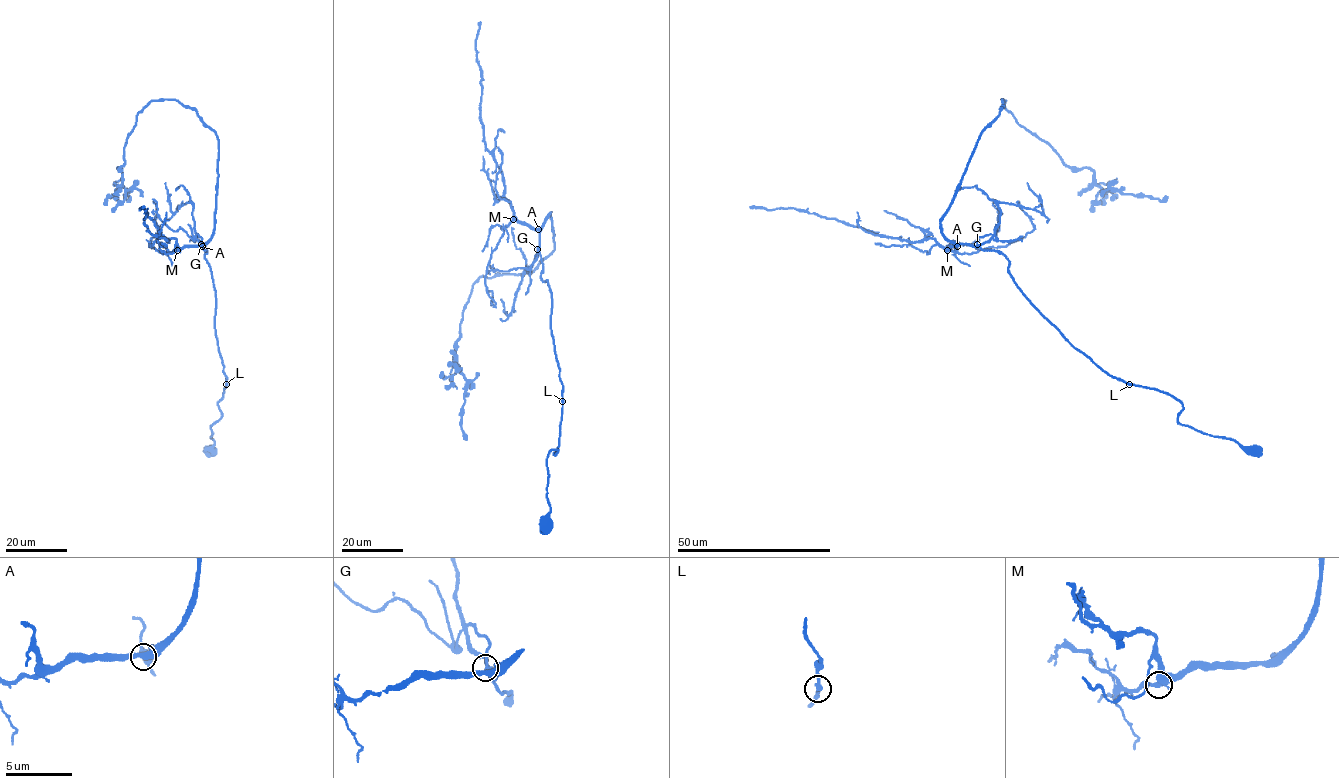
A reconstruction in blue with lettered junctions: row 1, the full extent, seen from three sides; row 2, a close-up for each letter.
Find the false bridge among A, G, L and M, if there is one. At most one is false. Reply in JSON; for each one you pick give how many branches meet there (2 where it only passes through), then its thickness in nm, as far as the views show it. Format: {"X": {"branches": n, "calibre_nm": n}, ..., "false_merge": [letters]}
{"false_merge": []}

